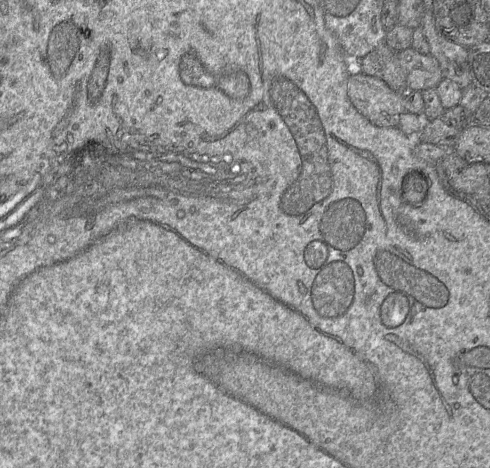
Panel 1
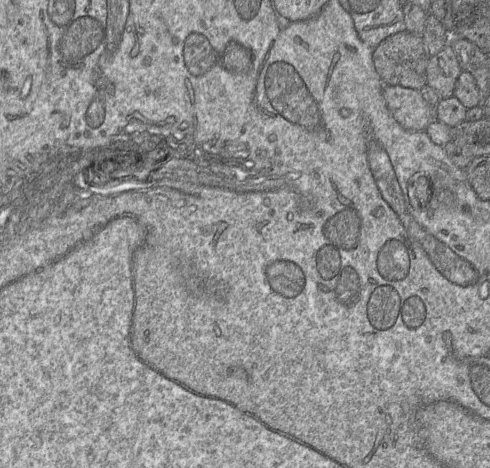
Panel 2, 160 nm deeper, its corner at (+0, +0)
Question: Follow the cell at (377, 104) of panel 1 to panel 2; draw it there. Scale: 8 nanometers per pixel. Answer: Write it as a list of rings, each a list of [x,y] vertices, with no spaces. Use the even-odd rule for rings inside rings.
[[[384,85],[383,97],[394,119],[406,130],[425,131],[436,120],[434,106],[428,105],[419,90]]]

